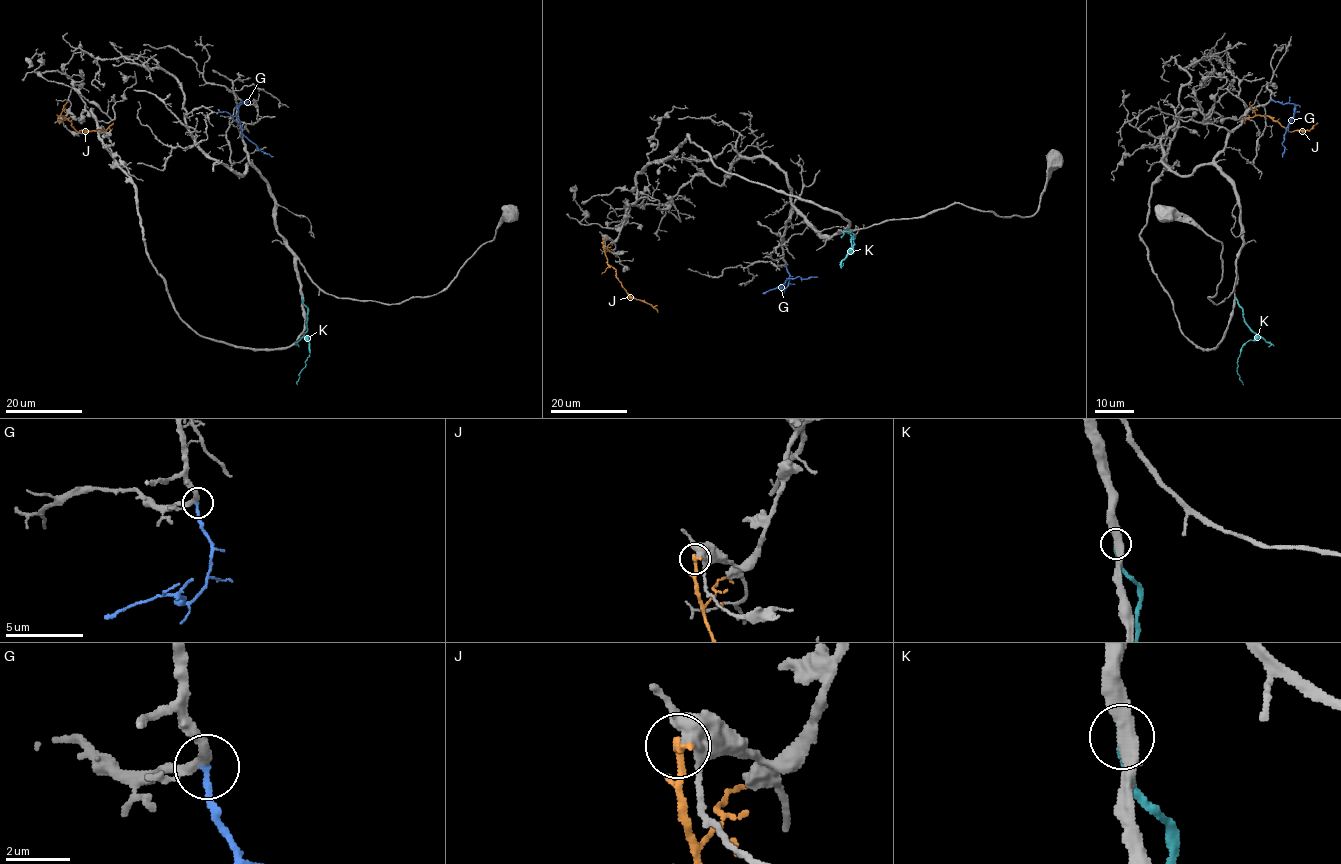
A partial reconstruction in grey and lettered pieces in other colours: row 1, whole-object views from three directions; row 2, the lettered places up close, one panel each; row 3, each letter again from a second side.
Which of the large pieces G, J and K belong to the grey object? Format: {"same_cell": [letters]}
{"same_cell": ["G"]}

